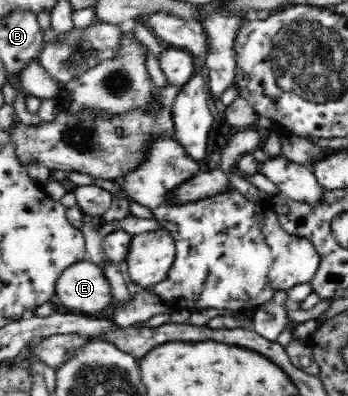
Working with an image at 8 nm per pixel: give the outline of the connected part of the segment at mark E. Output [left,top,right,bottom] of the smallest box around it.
[54,260,113,315]

